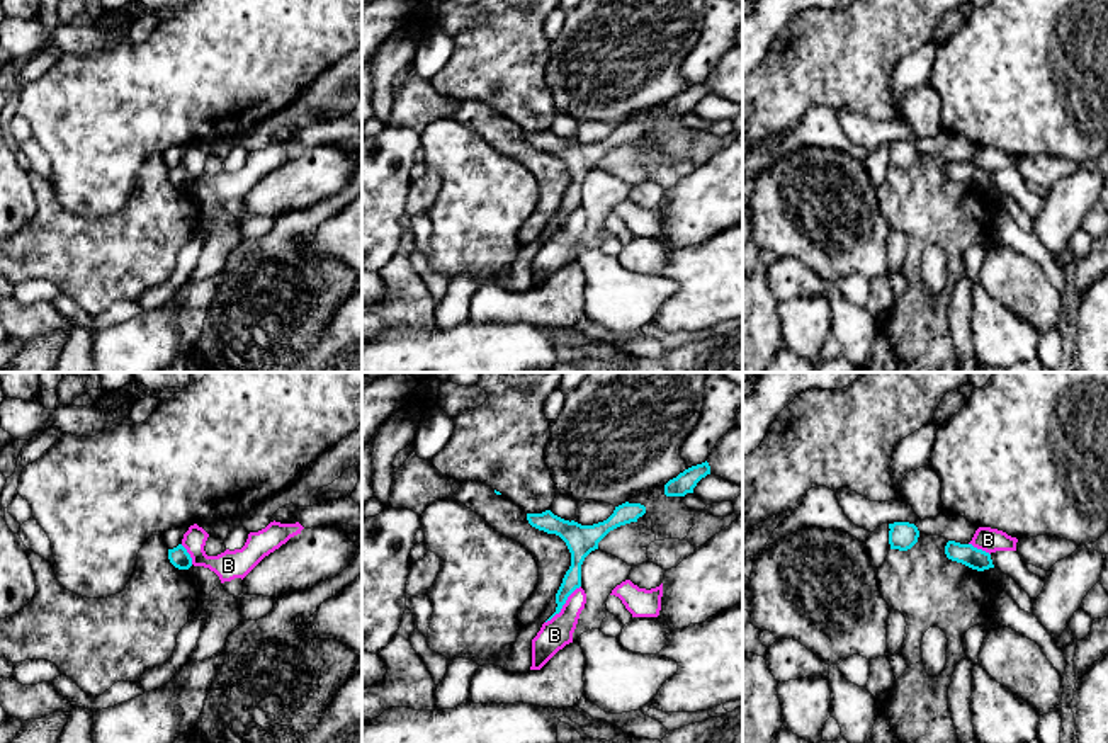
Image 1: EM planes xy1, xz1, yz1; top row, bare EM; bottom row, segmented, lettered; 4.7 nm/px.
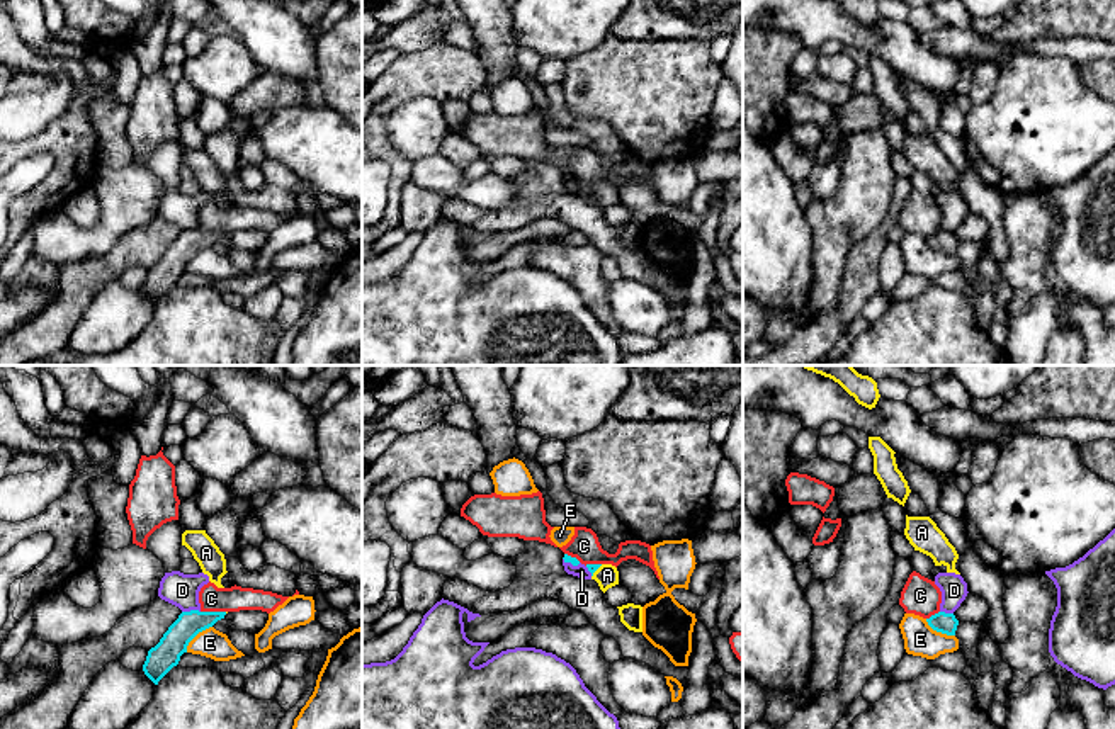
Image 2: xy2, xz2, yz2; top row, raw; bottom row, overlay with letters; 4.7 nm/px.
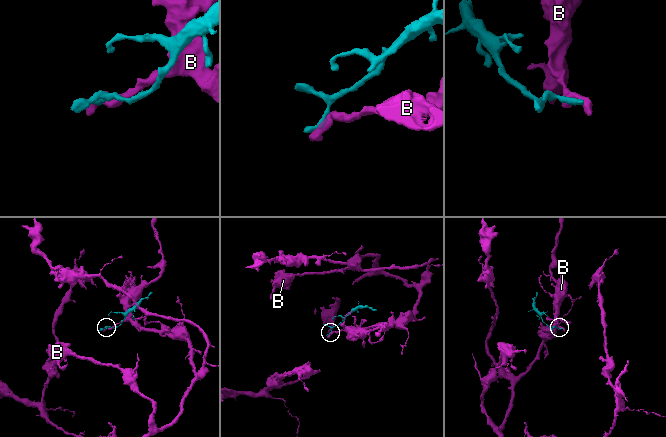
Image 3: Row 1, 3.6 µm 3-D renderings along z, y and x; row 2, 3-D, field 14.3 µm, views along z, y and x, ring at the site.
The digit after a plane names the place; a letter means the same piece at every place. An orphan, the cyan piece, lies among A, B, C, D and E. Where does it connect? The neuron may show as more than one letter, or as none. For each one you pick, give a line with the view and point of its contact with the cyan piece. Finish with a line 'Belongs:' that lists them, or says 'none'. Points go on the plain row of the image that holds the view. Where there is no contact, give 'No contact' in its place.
A: Touches cyan at xz2 (595, 189)
Belongs: A

